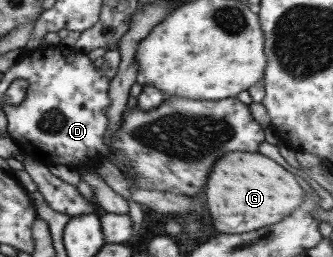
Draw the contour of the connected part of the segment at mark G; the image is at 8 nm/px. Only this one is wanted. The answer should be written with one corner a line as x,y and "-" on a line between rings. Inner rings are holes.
225,153
211,169
205,185
205,203
211,221
221,233
245,233
273,225
299,207
303,191
295,177
259,153

